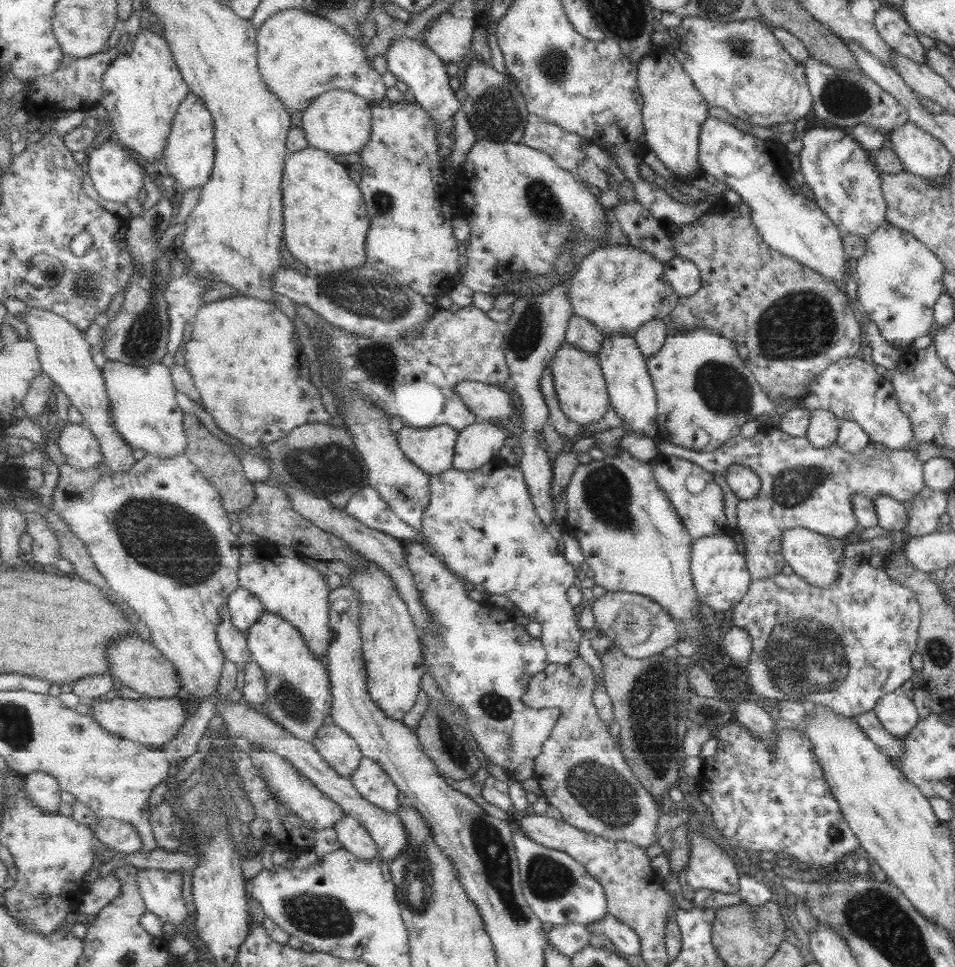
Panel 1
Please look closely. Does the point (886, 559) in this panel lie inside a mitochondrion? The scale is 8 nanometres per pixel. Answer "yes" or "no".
no

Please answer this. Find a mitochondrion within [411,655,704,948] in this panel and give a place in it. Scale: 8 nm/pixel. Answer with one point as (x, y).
(597, 787)

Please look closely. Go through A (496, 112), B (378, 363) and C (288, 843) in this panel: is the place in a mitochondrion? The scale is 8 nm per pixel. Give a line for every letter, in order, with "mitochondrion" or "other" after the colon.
A: mitochondrion
B: mitochondrion
C: other

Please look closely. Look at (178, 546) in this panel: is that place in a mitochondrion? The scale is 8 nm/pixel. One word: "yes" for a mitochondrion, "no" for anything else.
yes

